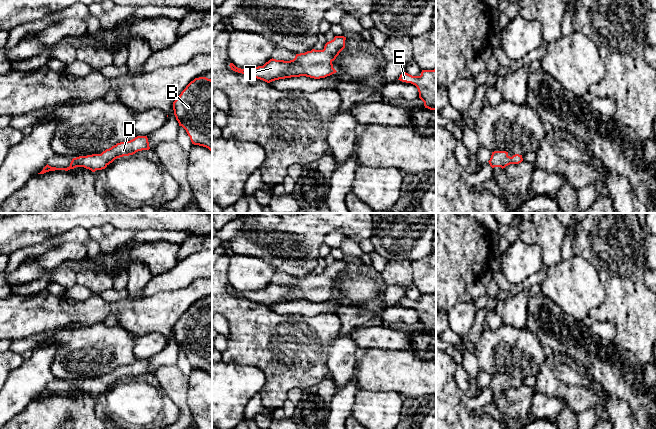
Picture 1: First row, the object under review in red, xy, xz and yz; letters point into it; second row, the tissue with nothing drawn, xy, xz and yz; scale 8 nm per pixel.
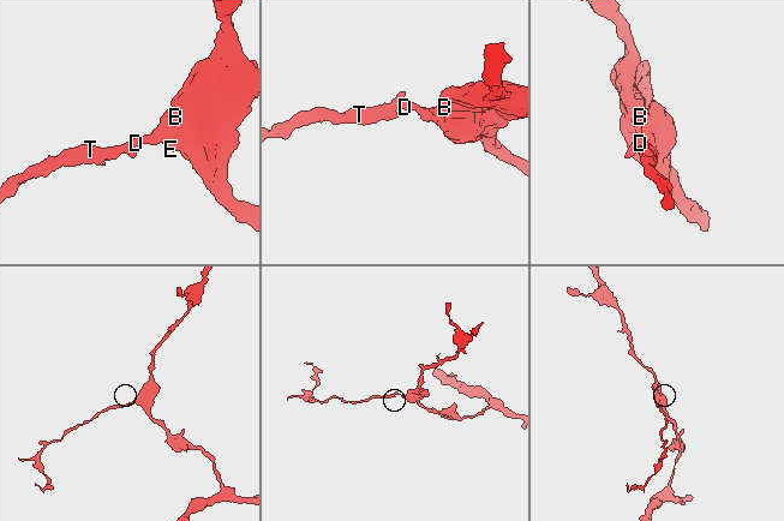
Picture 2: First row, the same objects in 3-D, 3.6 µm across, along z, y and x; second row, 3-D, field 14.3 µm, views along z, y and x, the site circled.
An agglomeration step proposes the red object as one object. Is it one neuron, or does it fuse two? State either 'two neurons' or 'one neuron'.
one neuron

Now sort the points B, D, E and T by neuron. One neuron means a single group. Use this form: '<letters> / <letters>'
B D E T

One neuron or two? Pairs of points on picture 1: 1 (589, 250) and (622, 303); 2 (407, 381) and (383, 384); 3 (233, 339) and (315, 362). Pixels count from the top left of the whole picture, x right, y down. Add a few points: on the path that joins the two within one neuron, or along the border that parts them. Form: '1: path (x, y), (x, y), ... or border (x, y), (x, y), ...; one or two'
1: path (602, 263), (622, 283), (622, 290); one
2: path (401, 381), (389, 381); one
3: path (253, 339), (265, 339), (283, 345), (295, 354); one

